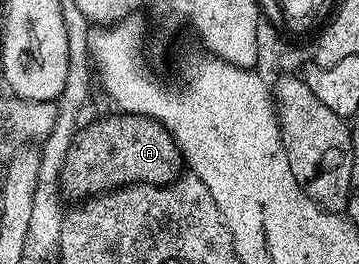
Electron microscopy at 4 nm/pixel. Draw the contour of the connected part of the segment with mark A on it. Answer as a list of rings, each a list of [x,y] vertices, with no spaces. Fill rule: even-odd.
[[[112,114],[106,119],[98,117],[88,123],[67,149],[59,176],[61,194],[66,200],[84,201],[133,183],[164,187],[182,174],[181,150],[162,123],[150,115]]]

